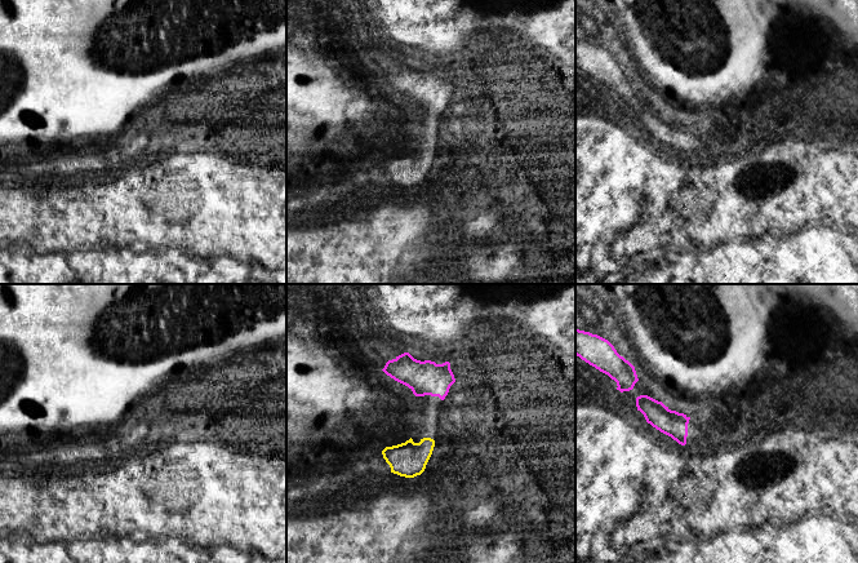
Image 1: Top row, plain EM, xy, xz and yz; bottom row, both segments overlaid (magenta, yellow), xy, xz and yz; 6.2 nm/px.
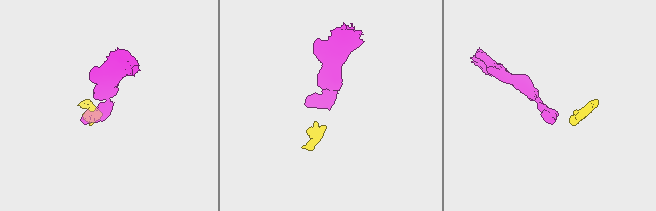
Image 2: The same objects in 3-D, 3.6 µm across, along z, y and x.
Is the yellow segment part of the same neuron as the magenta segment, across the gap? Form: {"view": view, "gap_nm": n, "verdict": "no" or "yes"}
{"view": "xz", "gap_nm": 260, "verdict": "yes"}

